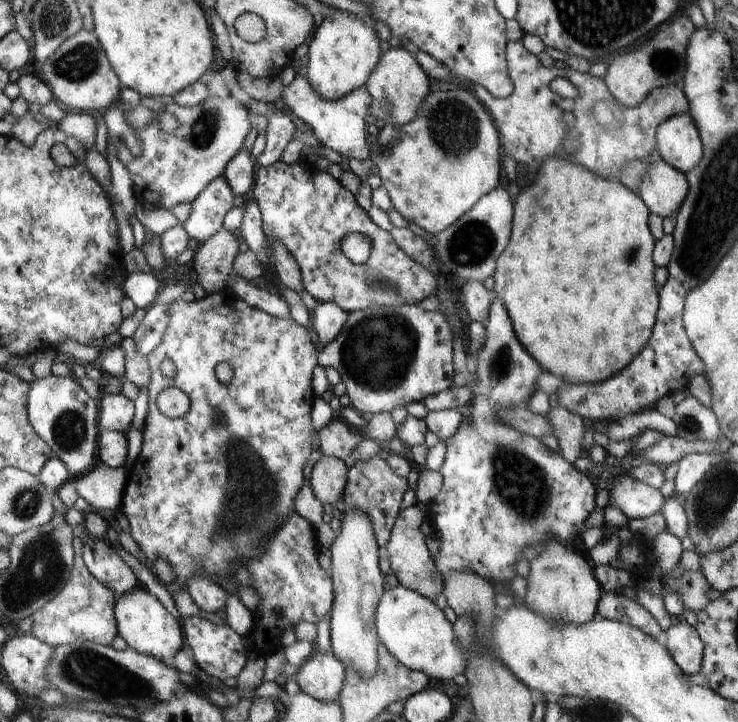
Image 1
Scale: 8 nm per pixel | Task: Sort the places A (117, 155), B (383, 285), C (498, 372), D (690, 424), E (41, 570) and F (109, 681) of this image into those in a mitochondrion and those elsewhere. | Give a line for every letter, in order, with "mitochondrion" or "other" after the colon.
A: other
B: mitochondrion
C: mitochondrion
D: mitochondrion
E: mitochondrion
F: mitochondrion

